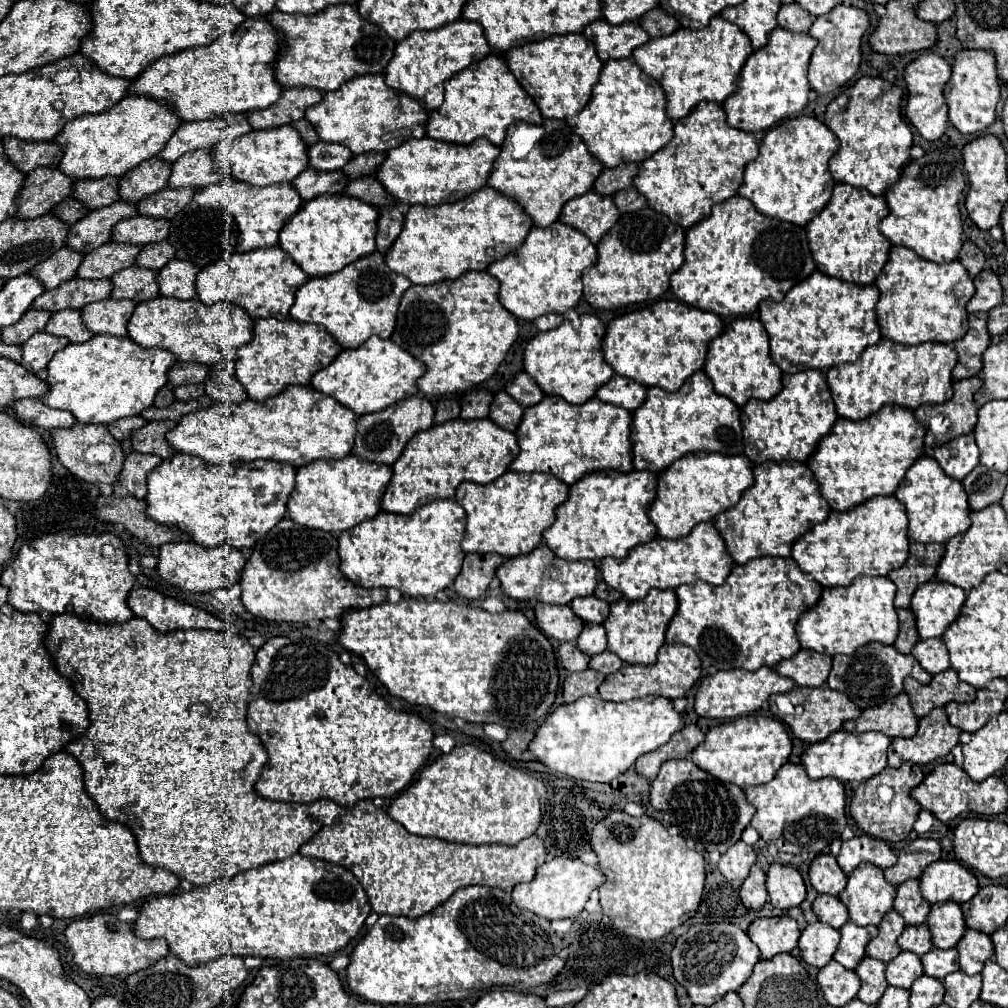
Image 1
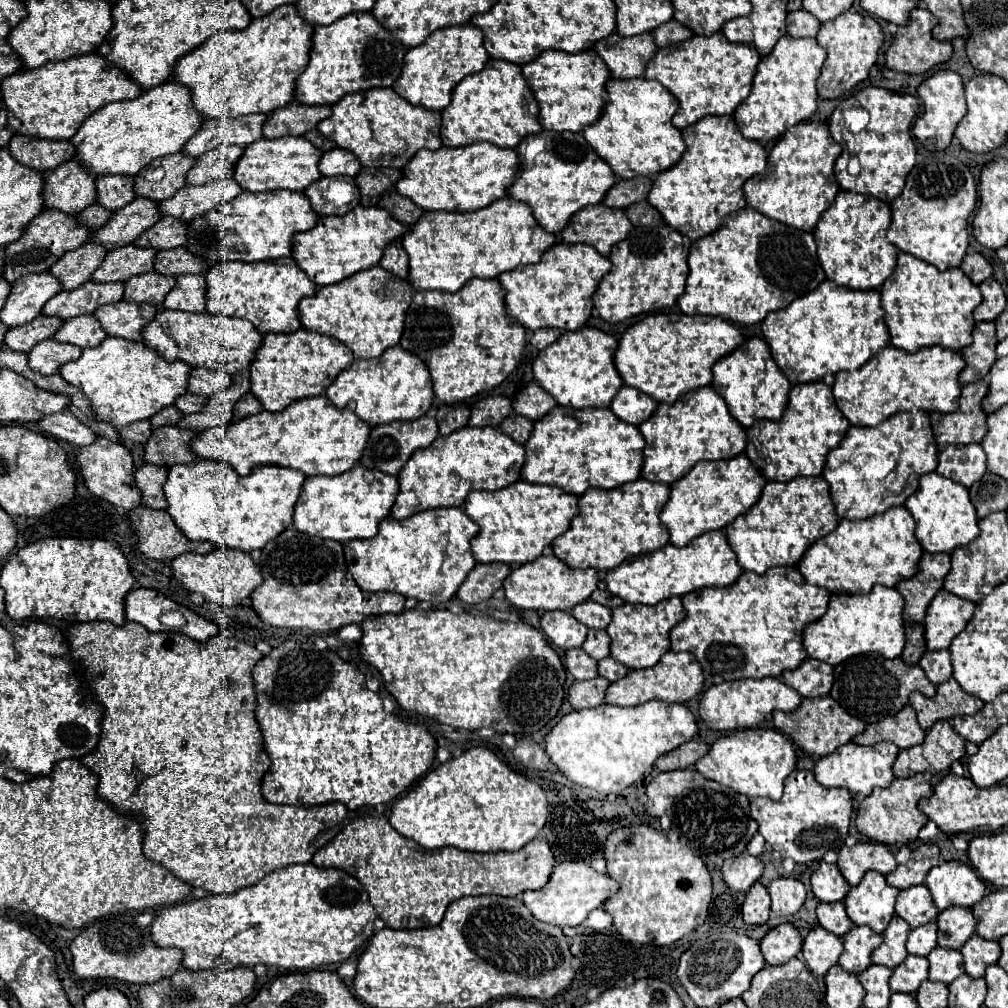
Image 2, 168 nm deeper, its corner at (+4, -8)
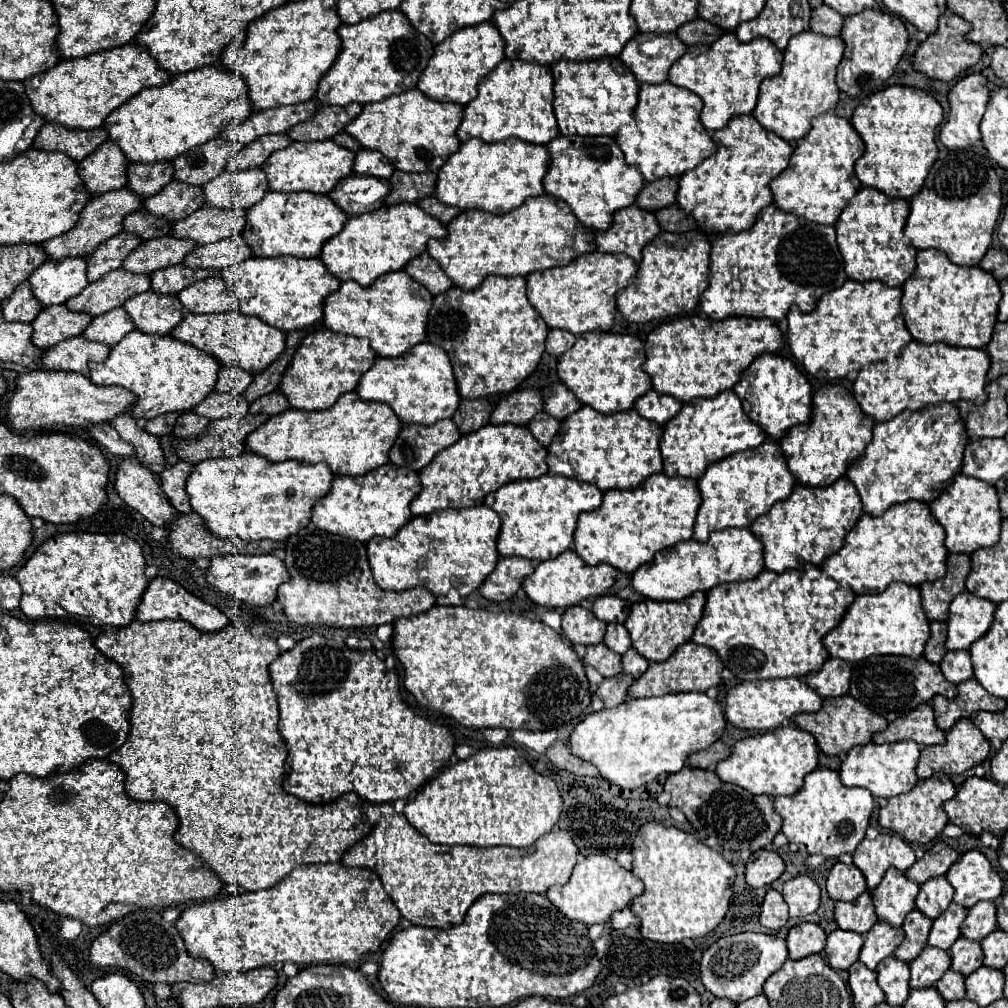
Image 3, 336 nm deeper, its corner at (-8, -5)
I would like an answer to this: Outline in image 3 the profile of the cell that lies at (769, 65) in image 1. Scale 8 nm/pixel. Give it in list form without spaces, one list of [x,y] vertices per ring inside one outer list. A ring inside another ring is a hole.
[[[800,32],[792,36],[784,50],[782,70],[760,84],[758,104],[752,116],[762,124],[764,130],[774,132],[784,140],[800,140],[810,130],[810,120],[834,110],[838,104],[836,66],[842,60],[844,42],[840,36],[822,36],[816,32]]]

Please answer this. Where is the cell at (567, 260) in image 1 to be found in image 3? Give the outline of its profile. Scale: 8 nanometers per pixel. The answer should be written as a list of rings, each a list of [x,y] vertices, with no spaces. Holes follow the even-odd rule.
[[[588,252],[572,260],[568,266],[528,274],[528,300],[550,328],[562,328],[574,334],[584,334],[592,330],[608,332],[614,324],[616,314],[614,294],[624,288],[634,274],[636,262],[626,254]]]

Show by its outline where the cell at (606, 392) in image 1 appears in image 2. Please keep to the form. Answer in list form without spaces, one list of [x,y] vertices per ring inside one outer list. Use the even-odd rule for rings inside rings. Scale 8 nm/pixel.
[[[624,385],[618,395],[614,397],[610,409],[626,423],[630,425],[638,425],[638,423],[644,423],[658,407],[658,401],[652,399],[650,395],[644,395],[640,393],[638,389],[632,389],[628,385]]]

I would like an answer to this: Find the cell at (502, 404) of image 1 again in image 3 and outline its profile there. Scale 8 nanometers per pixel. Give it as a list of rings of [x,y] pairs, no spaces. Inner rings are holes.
[[[538,412],[528,424],[528,430],[532,432],[532,436],[536,436],[536,440],[544,446],[550,444],[552,436],[558,432],[558,428],[560,428],[560,420],[548,416],[546,412]]]

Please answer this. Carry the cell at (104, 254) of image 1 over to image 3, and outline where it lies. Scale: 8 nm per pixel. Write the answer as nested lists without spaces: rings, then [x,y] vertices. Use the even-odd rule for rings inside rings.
[[[172,236],[144,240],[128,254],[122,268],[132,274],[152,274],[156,270],[180,264],[182,258],[194,248],[196,244],[192,240],[180,240]]]

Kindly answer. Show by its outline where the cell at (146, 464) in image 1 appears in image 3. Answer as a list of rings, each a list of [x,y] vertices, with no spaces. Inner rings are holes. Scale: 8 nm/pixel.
[[[178,462],[178,464],[174,464],[174,466],[164,468],[164,472],[158,476],[166,498],[170,500],[170,504],[172,504],[180,514],[192,512],[190,500],[188,500],[188,494],[186,494],[186,480],[188,480],[190,472],[192,472],[192,464],[188,464],[188,462]]]

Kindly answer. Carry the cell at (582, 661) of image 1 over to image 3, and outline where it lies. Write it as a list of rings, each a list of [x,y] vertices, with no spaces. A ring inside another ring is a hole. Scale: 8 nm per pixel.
[[[594,644],[586,648],[586,656],[584,662],[594,666],[602,676],[616,676],[622,672],[622,664],[620,664],[622,656],[608,650],[604,644]]]

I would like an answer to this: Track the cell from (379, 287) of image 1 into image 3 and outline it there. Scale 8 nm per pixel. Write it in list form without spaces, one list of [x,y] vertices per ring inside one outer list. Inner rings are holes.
[[[388,272],[388,276],[380,276],[372,288],[360,288],[360,284],[354,281],[342,282],[328,300],[324,300],[324,326],[332,332],[350,334],[358,338],[368,338],[370,346],[378,356],[402,356],[408,352],[414,344],[420,344],[426,338],[426,322],[428,322],[428,310],[432,306],[432,294],[416,280],[412,280],[406,272]]]

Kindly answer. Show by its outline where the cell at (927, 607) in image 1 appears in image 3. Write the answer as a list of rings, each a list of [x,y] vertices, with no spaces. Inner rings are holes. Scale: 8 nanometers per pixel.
[[[962,592],[950,604],[948,612],[948,650],[968,650],[974,640],[984,636],[990,628],[996,604],[984,598],[976,598],[970,592]]]

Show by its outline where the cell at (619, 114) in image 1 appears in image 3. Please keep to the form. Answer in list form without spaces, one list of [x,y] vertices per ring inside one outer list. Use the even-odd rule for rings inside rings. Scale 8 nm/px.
[[[640,84],[638,104],[634,108],[634,122],[622,128],[614,140],[618,142],[624,158],[630,166],[636,166],[646,182],[654,182],[664,176],[680,176],[696,168],[704,158],[716,152],[716,146],[704,126],[698,120],[702,100],[690,90],[662,84]]]

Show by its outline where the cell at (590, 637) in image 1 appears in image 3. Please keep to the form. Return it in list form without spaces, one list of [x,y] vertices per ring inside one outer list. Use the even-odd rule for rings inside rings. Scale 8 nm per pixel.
[[[608,624],[608,630],[606,630],[606,636],[604,636],[604,644],[618,652],[618,654],[624,654],[632,642],[630,642],[630,636],[626,632],[626,628],[622,624]]]

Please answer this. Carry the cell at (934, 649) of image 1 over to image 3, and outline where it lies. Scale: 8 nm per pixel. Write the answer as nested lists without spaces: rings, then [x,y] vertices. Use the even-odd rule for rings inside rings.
[[[946,652],[944,660],[940,662],[942,674],[948,682],[952,684],[960,684],[968,678],[972,678],[972,662],[970,662],[970,652]]]

